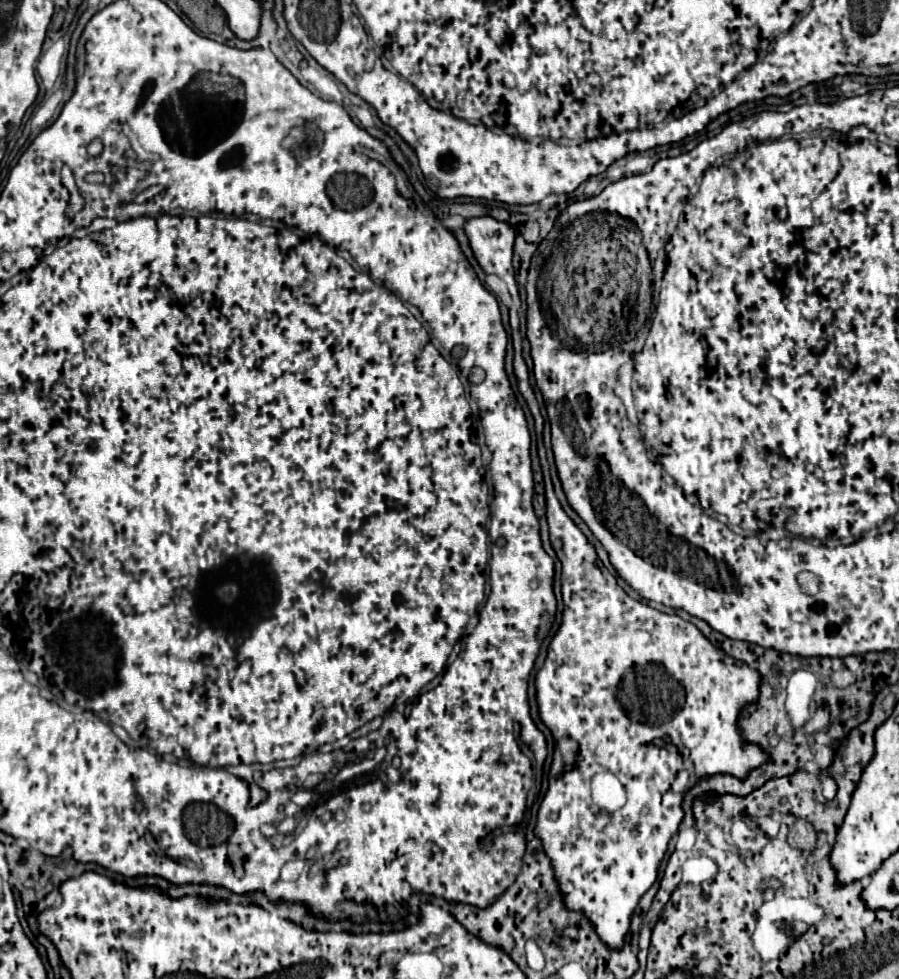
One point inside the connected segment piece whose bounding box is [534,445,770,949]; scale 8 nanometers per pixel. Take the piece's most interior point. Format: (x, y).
(603, 870)

